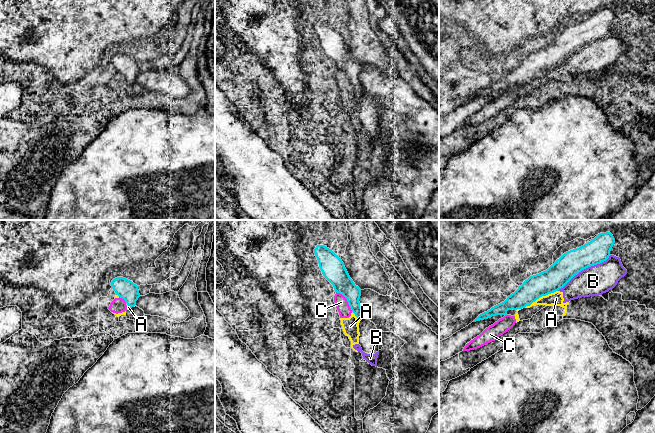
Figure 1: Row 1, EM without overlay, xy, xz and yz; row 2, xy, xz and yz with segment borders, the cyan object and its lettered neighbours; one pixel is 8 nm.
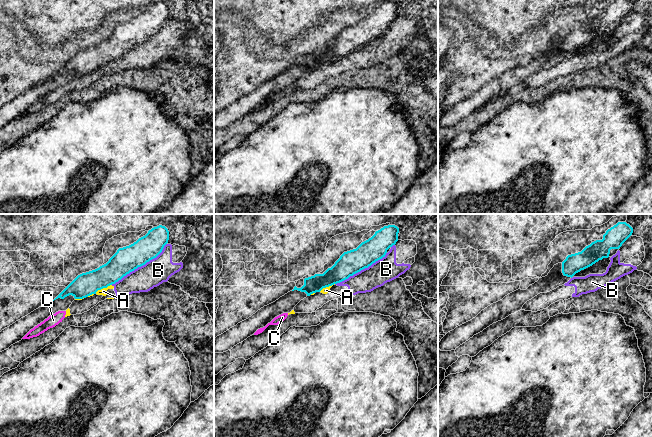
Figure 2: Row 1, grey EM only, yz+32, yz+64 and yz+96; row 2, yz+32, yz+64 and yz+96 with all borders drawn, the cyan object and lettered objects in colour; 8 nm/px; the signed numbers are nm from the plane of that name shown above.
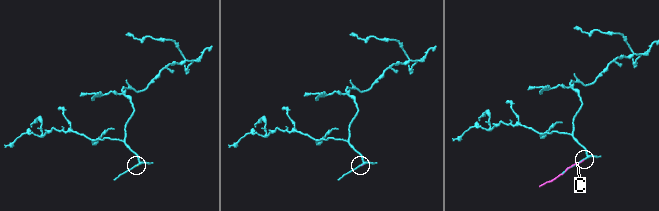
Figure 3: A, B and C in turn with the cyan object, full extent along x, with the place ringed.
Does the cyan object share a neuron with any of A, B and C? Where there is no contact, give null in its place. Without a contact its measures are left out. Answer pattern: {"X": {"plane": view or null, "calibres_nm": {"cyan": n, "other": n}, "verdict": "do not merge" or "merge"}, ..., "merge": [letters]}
{"A": {"plane": "yz", "calibres_nm": {"cyan": 190, "other": 110}, "verdict": "do not merge"}, "B": {"plane": "yz", "calibres_nm": {"cyan": 200, "other": 240}, "verdict": "do not merge"}, "C": {"plane": "xz", "calibres_nm": {"cyan": 180, "other": 100}, "verdict": "do not merge"}, "merge": []}

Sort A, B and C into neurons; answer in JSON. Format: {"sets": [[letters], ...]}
{"sets": [["A", "B", "C"]]}

